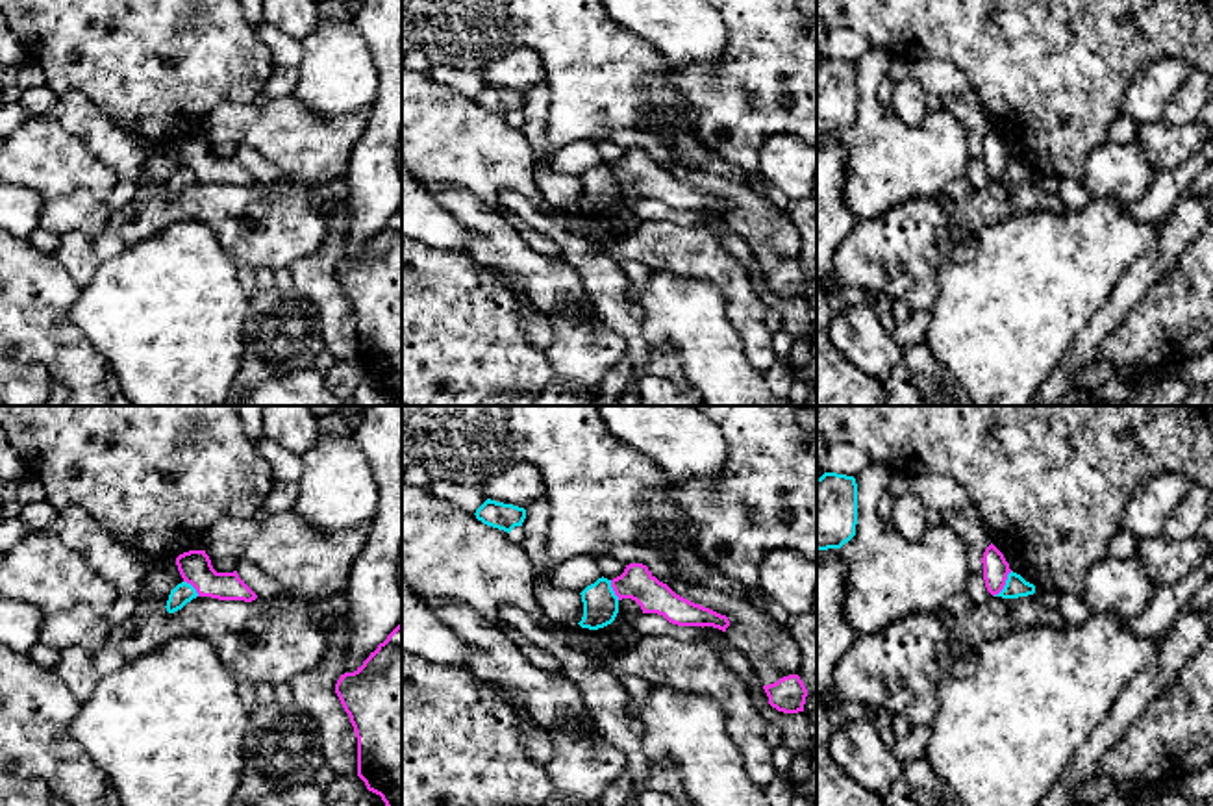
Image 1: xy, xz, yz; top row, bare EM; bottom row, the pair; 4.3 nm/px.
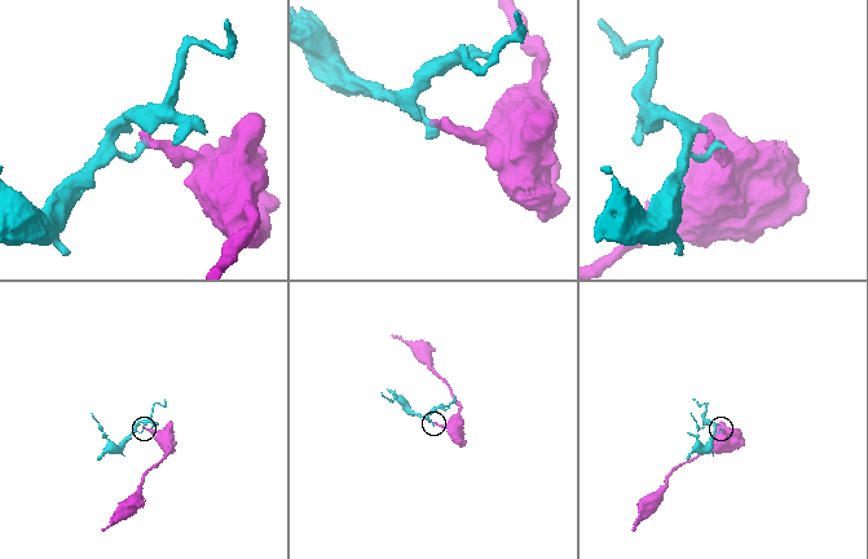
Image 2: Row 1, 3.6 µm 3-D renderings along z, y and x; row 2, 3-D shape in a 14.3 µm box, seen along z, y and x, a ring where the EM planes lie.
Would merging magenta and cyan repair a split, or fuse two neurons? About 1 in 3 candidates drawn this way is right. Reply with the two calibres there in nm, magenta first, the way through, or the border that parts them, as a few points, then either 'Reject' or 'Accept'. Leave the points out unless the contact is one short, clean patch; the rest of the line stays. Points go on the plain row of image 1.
Thickness 110 nm (magenta) against 100 nm. Boundary: yz (1012, 156), (1006, 169), (993, 180). Reject

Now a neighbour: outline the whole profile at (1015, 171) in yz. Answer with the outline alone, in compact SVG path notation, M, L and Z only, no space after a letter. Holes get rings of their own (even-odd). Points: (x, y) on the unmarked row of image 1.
M1009 157L1004 174L994 180L1002 183L1019 183L1019 182L1028 182L1035 178L1035 170L1026 167L1020 159Z

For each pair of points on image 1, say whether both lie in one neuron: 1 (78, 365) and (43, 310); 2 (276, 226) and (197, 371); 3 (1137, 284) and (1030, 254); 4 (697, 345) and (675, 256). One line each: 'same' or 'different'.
1: same
2: different
3: different
4: different

